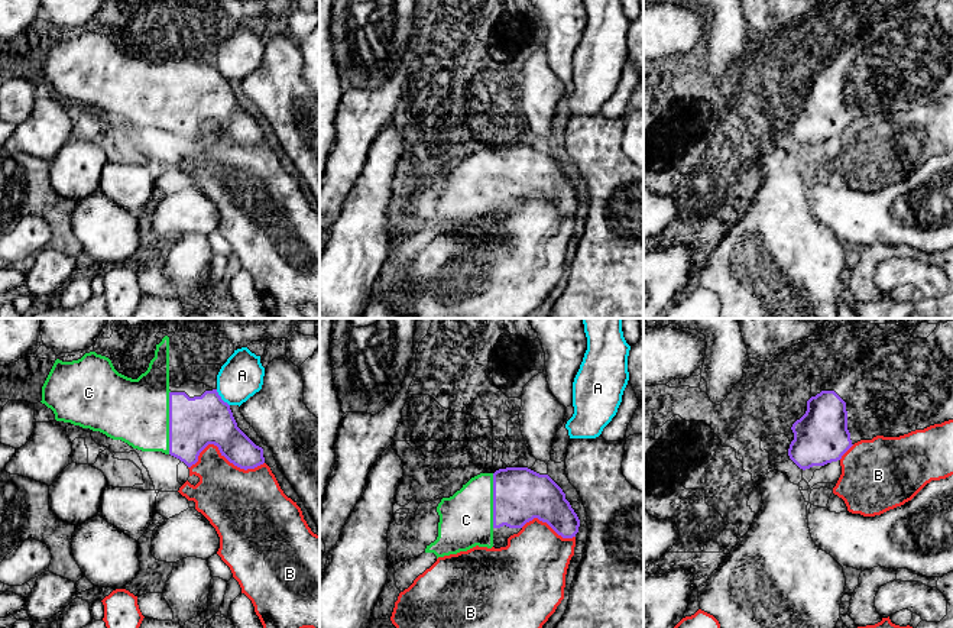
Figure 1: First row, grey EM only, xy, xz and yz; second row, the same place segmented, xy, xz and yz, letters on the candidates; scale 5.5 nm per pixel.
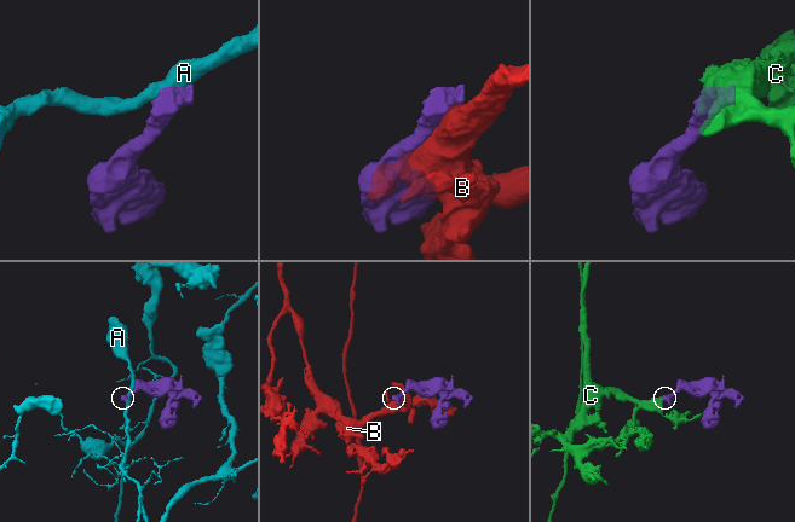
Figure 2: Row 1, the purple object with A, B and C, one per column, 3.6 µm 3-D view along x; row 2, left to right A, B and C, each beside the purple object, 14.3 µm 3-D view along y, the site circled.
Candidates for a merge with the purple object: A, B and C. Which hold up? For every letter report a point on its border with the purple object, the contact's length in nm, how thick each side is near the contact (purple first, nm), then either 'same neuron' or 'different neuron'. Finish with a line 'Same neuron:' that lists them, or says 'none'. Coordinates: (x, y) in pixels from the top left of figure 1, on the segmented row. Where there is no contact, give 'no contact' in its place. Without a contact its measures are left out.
A: contact xy (220, 398); length 120 nm; calibres 280 and 240 nm; different neuron
B: contact xy (223, 455); length 420 nm; calibres 280 and 360 nm; different neuron
C: contact xy (169, 423); length 360 nm; calibres 280 and 360 nm; same neuron
Same neuron: C

